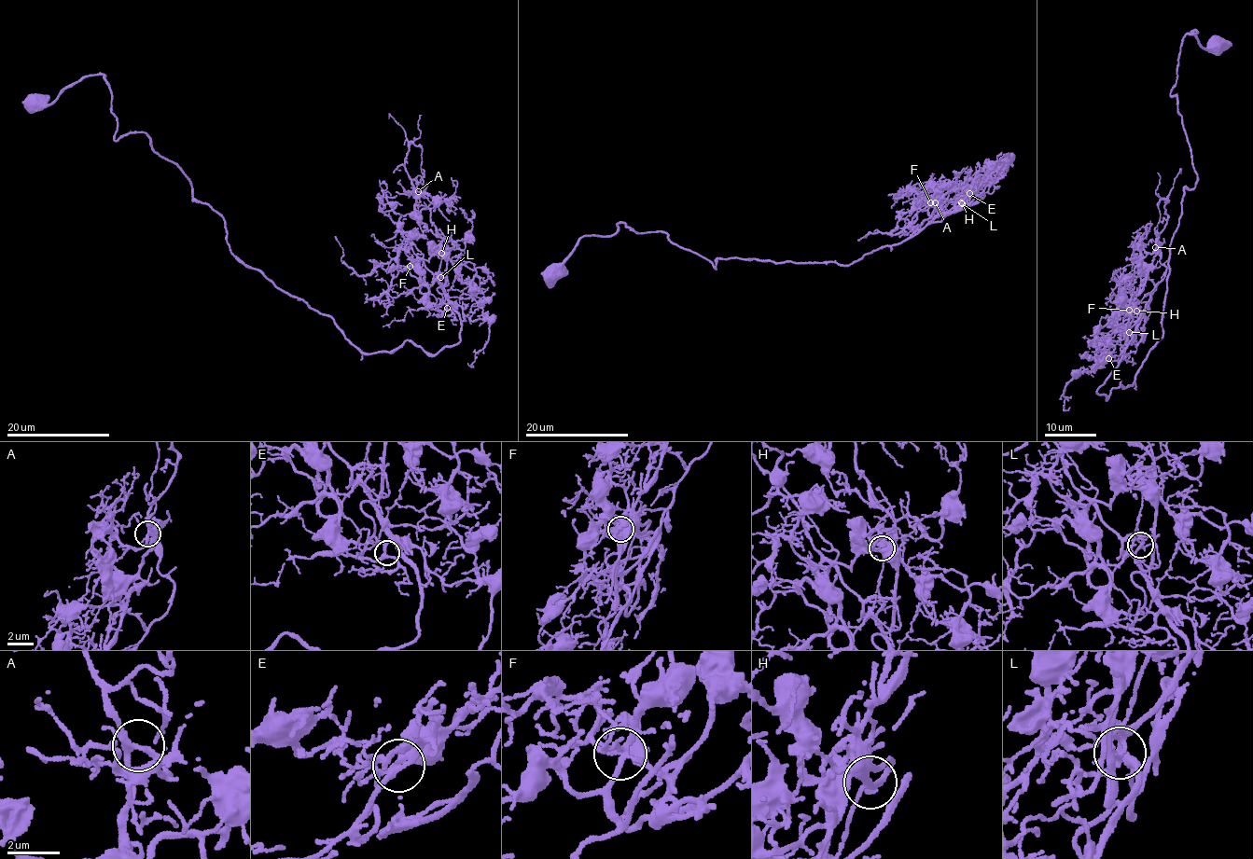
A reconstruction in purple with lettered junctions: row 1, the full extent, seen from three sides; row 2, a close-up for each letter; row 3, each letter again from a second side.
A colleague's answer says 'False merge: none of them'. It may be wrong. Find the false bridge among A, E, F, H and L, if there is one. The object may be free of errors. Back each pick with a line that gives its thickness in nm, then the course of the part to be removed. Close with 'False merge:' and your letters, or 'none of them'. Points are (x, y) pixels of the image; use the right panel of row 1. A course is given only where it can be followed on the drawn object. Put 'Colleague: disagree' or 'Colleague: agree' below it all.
False merge: none of them
Colleague: agree

